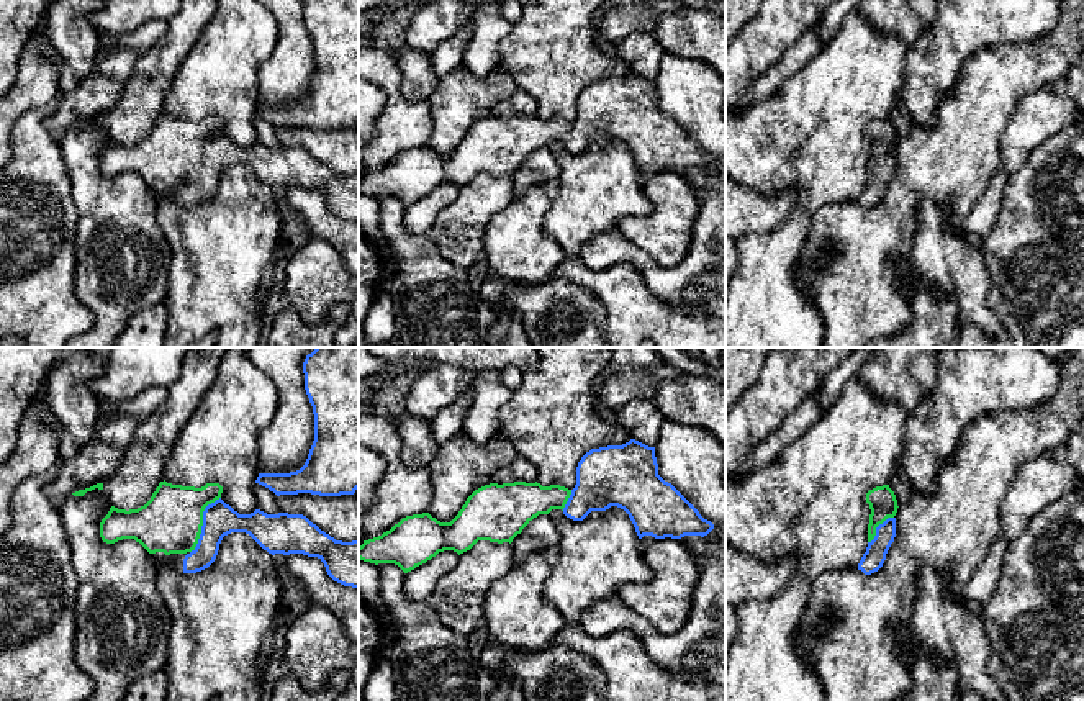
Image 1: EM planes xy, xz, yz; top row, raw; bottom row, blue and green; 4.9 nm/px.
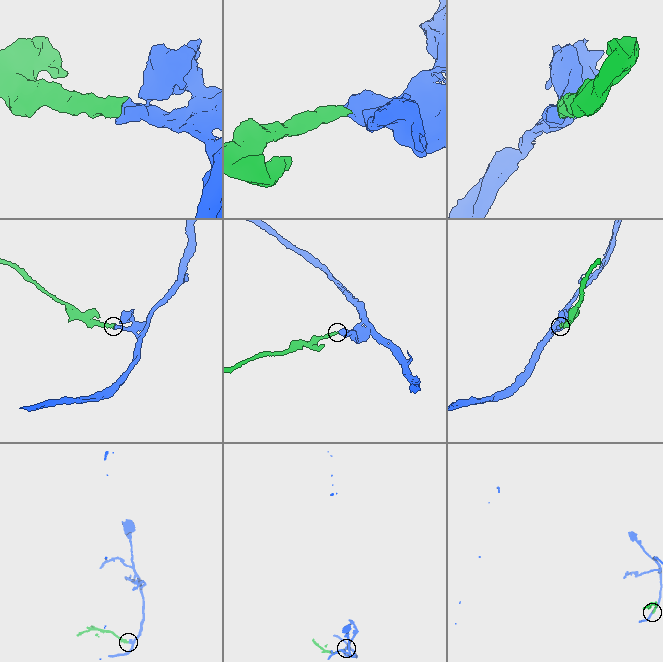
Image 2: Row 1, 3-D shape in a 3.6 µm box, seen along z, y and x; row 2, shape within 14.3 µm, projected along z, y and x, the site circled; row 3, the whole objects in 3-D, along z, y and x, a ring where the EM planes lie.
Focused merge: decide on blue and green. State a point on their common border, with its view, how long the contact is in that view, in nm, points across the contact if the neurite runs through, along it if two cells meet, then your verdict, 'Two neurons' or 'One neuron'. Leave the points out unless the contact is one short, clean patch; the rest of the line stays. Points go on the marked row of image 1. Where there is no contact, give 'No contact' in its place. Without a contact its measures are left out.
Touches blue at xy (203, 523). Shared border 320 nm. Path across: xy (220, 520), (203, 523), (171, 521). One neuron

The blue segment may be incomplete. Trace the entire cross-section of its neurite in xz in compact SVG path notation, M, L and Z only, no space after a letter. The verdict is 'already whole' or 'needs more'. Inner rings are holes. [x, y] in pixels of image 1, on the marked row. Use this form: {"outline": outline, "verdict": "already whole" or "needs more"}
{"outline": "M635 439L622 445L607 445L586 452L576 467L576 485L568 490L560 485L542 486L540 483L490 483L475 490L450 522L440 522L429 513L403 518L390 531L364 540L359 559L370 563L395 563L404 573L426 563L439 552L454 550L458 555L470 550L478 540L513 542L522 529L539 514L562 509L573 521L583 521L591 511L606 511L611 506L624 509L639 536L655 539L681 539L684 536L707 536L714 524L668 482L658 475L655 447Z", "verdict": "needs more"}

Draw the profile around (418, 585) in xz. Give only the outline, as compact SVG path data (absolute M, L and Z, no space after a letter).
M444 550L431 560L427 560L426 563L404 573L404 595L414 601L427 601L437 581L457 563L457 560L457 552Z

